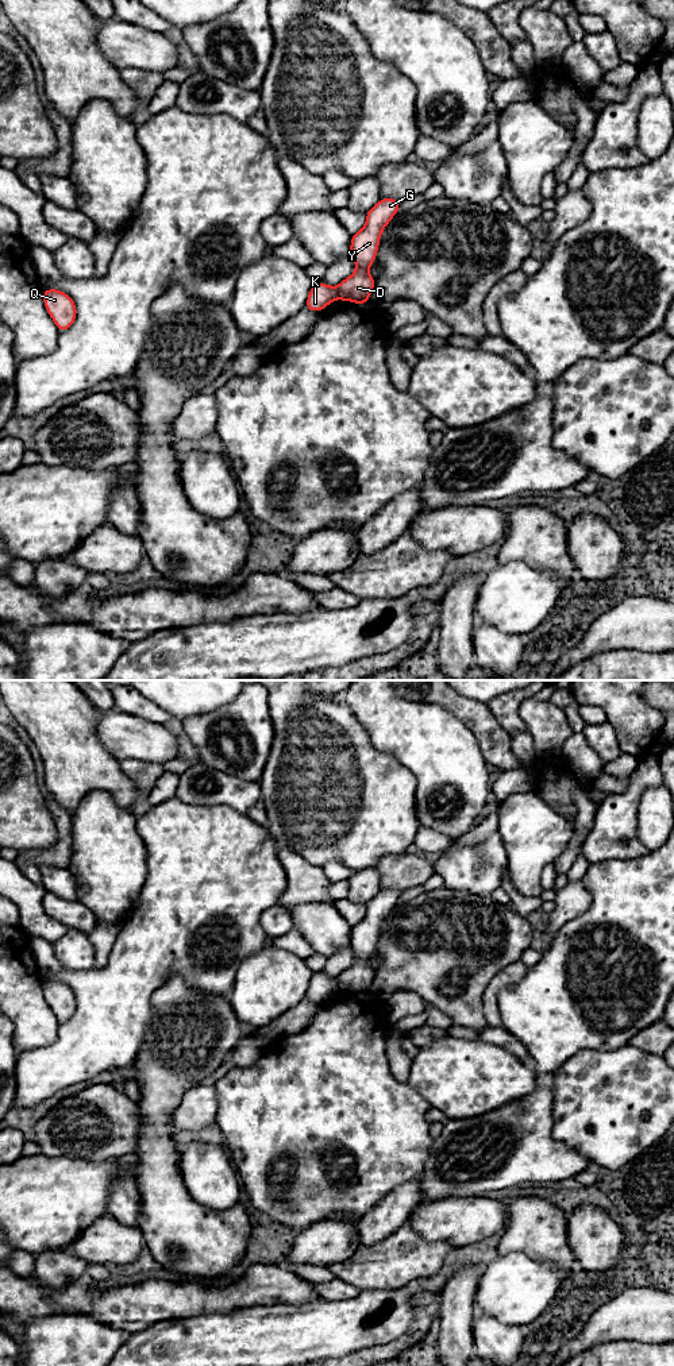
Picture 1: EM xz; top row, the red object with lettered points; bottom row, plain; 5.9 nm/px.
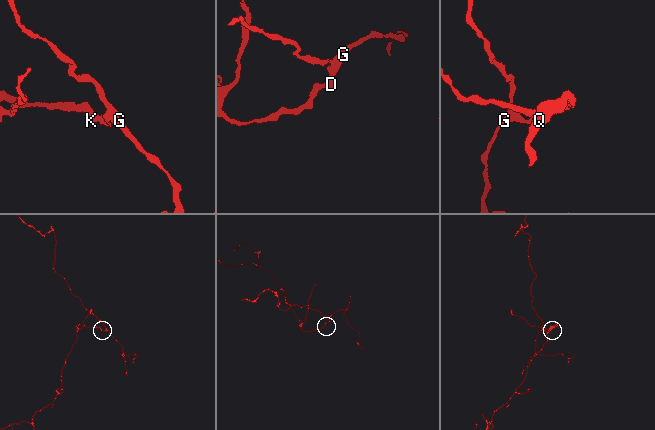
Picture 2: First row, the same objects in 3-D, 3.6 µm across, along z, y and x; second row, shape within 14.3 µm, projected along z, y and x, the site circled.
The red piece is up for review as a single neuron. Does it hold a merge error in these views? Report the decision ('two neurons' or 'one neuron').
two neurons

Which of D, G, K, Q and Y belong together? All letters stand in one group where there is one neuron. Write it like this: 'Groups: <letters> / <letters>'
Groups: D G Y / K Q

